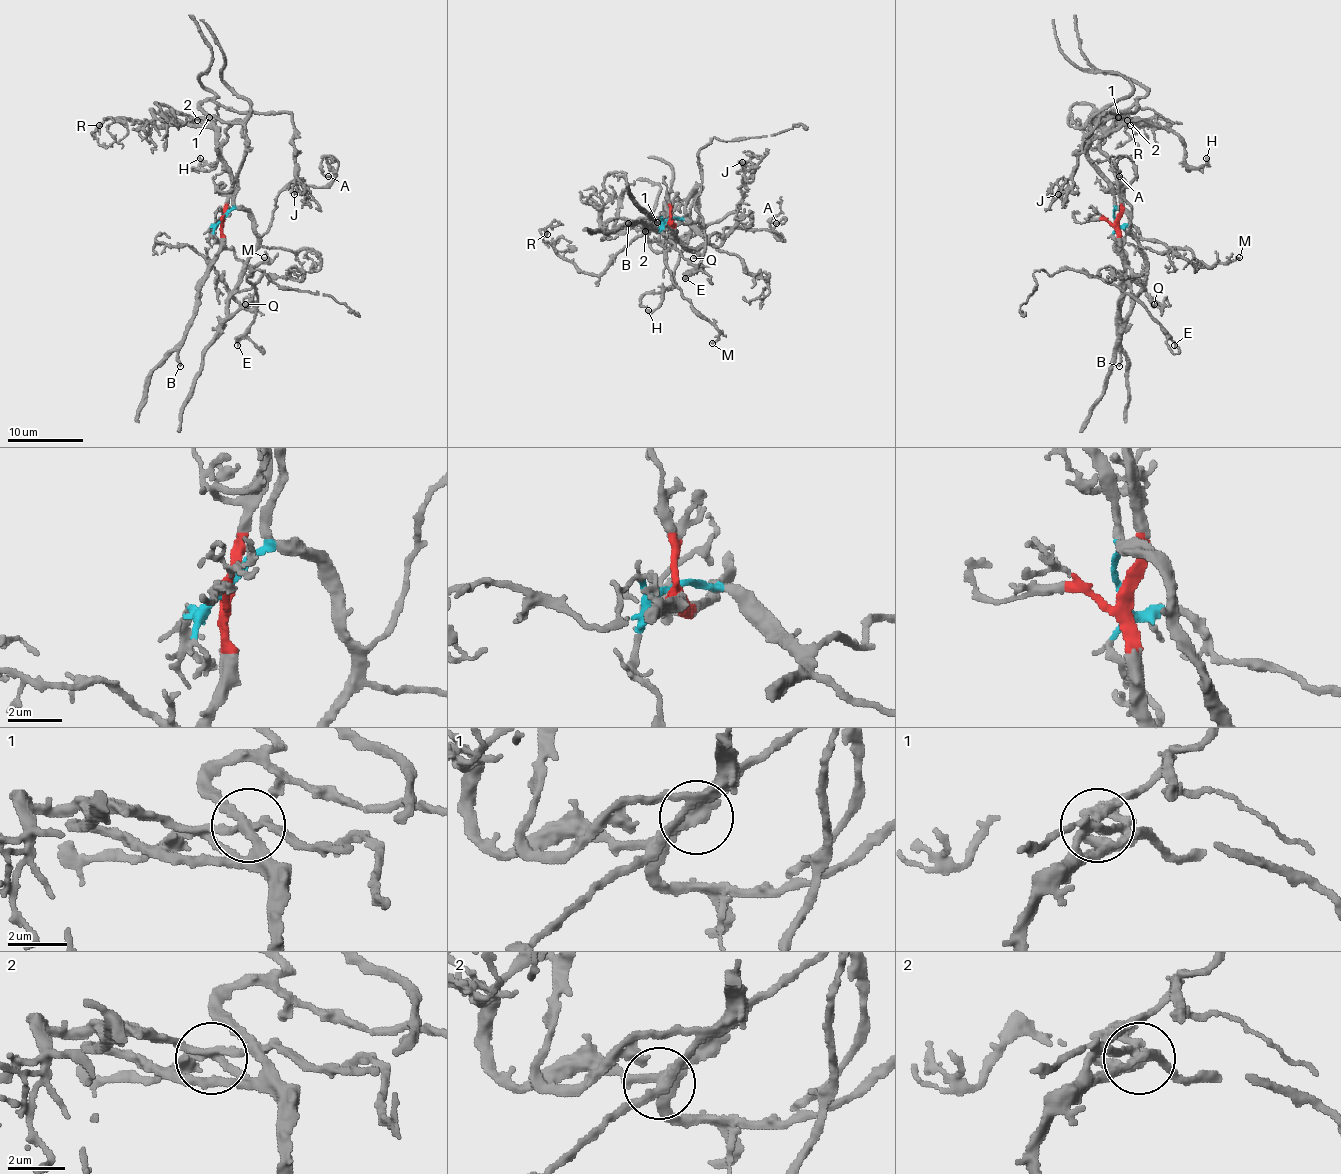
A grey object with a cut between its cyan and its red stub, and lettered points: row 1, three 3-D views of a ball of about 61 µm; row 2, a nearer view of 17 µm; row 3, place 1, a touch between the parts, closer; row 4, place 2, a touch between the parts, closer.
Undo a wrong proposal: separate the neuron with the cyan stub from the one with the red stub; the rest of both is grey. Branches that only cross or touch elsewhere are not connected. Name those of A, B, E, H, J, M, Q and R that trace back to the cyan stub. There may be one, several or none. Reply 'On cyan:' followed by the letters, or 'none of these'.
On cyan: A, E, H, M

